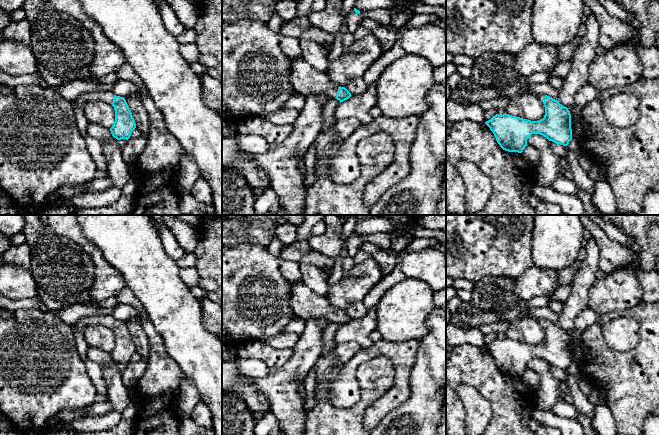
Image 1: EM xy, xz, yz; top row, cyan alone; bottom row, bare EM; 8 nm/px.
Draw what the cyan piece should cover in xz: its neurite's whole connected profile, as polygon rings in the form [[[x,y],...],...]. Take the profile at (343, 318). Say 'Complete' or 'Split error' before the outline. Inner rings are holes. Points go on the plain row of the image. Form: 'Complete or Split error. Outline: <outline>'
Split error. Outline: [[[302,281],[289,282],[291,289],[290,305],[294,314],[304,320],[316,317],[326,317],[340,326],[352,319],[345,312],[333,307],[326,296],[319,295],[308,288]]]

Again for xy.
Split error. Outline: [[[96,315],[80,318],[73,326],[83,333],[84,329],[91,325],[104,325],[114,331],[115,345],[110,352],[111,358],[117,364],[128,364],[136,352],[136,347],[125,322],[114,319],[112,315]]]

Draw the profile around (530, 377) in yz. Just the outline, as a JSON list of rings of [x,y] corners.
[[[527,369],[521,377],[524,384],[537,391],[541,384],[541,378],[534,370]]]

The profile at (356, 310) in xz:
[[[357,301],[350,304],[345,312],[351,317],[352,320],[363,318],[367,312],[368,308],[362,303],[362,301]]]

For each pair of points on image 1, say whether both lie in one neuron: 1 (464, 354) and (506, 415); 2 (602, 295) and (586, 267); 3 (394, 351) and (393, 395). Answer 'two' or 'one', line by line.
1: one
2: two
3: one

